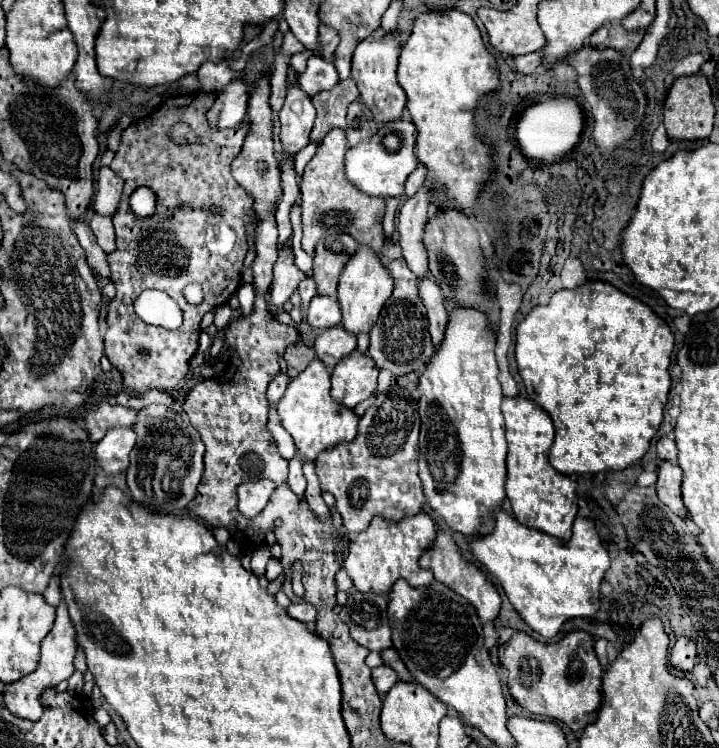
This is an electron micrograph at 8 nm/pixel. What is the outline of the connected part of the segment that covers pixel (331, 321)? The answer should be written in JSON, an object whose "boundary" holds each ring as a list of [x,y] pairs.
{"boundary":[[[314,296],[312,302],[310,302],[306,320],[316,330],[332,328],[334,324],[340,324],[342,322],[342,312],[340,312],[338,300],[332,298],[332,296]]]}

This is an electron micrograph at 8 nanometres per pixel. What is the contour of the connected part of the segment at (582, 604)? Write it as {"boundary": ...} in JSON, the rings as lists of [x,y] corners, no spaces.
{"boundary":[[[502,510],[496,514],[494,532],[488,536],[476,538],[470,544],[470,548],[474,558],[480,564],[484,564],[484,568],[500,580],[510,604],[516,608],[522,620],[544,638],[554,638],[568,618],[588,618],[588,606],[596,606],[596,602],[600,600],[600,584],[604,580],[606,570],[610,568],[608,550],[602,546],[592,520],[582,516],[574,520],[574,534],[566,542],[566,540],[552,538],[544,532],[526,528],[518,524],[506,510]]]}

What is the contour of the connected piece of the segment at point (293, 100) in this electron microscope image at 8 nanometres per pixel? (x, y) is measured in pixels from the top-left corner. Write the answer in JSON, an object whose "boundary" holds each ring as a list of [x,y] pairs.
{"boundary":[[[298,82],[288,84],[288,96],[278,118],[280,118],[282,152],[294,162],[296,154],[310,142],[312,124],[316,118],[312,100],[300,90]]]}

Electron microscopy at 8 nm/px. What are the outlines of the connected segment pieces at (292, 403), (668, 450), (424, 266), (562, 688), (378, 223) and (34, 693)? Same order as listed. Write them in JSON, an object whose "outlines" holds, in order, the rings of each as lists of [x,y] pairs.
{"outlines":[[[[316,358],[288,384],[282,400],[278,402],[278,414],[282,418],[282,426],[292,436],[298,454],[306,460],[316,460],[316,456],[328,446],[350,442],[356,436],[358,428],[358,416],[350,408],[344,408],[342,404],[336,404],[336,400],[332,400],[330,370]]],[[[664,436],[658,440],[656,444],[658,448],[658,458],[660,460],[670,460],[670,462],[676,462],[676,456],[678,456],[678,450],[676,450],[676,444],[670,436]]],[[[422,186],[418,194],[404,202],[398,214],[398,234],[400,234],[400,246],[402,246],[402,258],[406,260],[408,268],[418,276],[428,276],[428,250],[424,248],[424,230],[430,220],[430,188]]],[[[576,630],[556,644],[540,644],[532,642],[524,632],[514,632],[512,638],[502,644],[498,656],[500,664],[508,670],[508,688],[516,704],[536,716],[558,720],[572,732],[580,732],[596,722],[596,712],[602,702],[602,668],[590,634]]],[[[330,130],[324,140],[318,146],[318,152],[314,154],[314,158],[308,162],[304,176],[302,176],[302,184],[300,184],[300,192],[302,192],[302,228],[304,228],[304,236],[302,236],[302,246],[304,250],[312,256],[314,254],[314,246],[316,242],[332,228],[336,232],[348,232],[350,236],[354,236],[354,240],[358,244],[370,246],[376,252],[382,252],[382,244],[384,244],[384,228],[382,228],[382,218],[386,212],[386,200],[380,198],[372,198],[372,196],[364,196],[364,192],[360,192],[358,188],[352,188],[352,184],[348,184],[348,178],[344,176],[344,154],[348,150],[346,144],[346,134],[344,130]]],[[[60,602],[60,606],[56,608],[56,624],[52,628],[52,632],[46,636],[46,640],[42,642],[42,656],[40,656],[40,662],[38,662],[38,668],[12,682],[10,686],[4,688],[2,696],[4,696],[4,706],[16,716],[16,718],[24,718],[24,720],[40,720],[44,708],[42,708],[42,702],[40,702],[40,696],[44,694],[46,688],[50,686],[56,686],[60,684],[62,680],[68,680],[72,674],[74,674],[74,666],[72,666],[72,660],[76,656],[76,650],[78,650],[78,644],[76,644],[76,632],[74,632],[74,626],[70,622],[70,616],[68,616],[68,608],[64,602]]]]}

